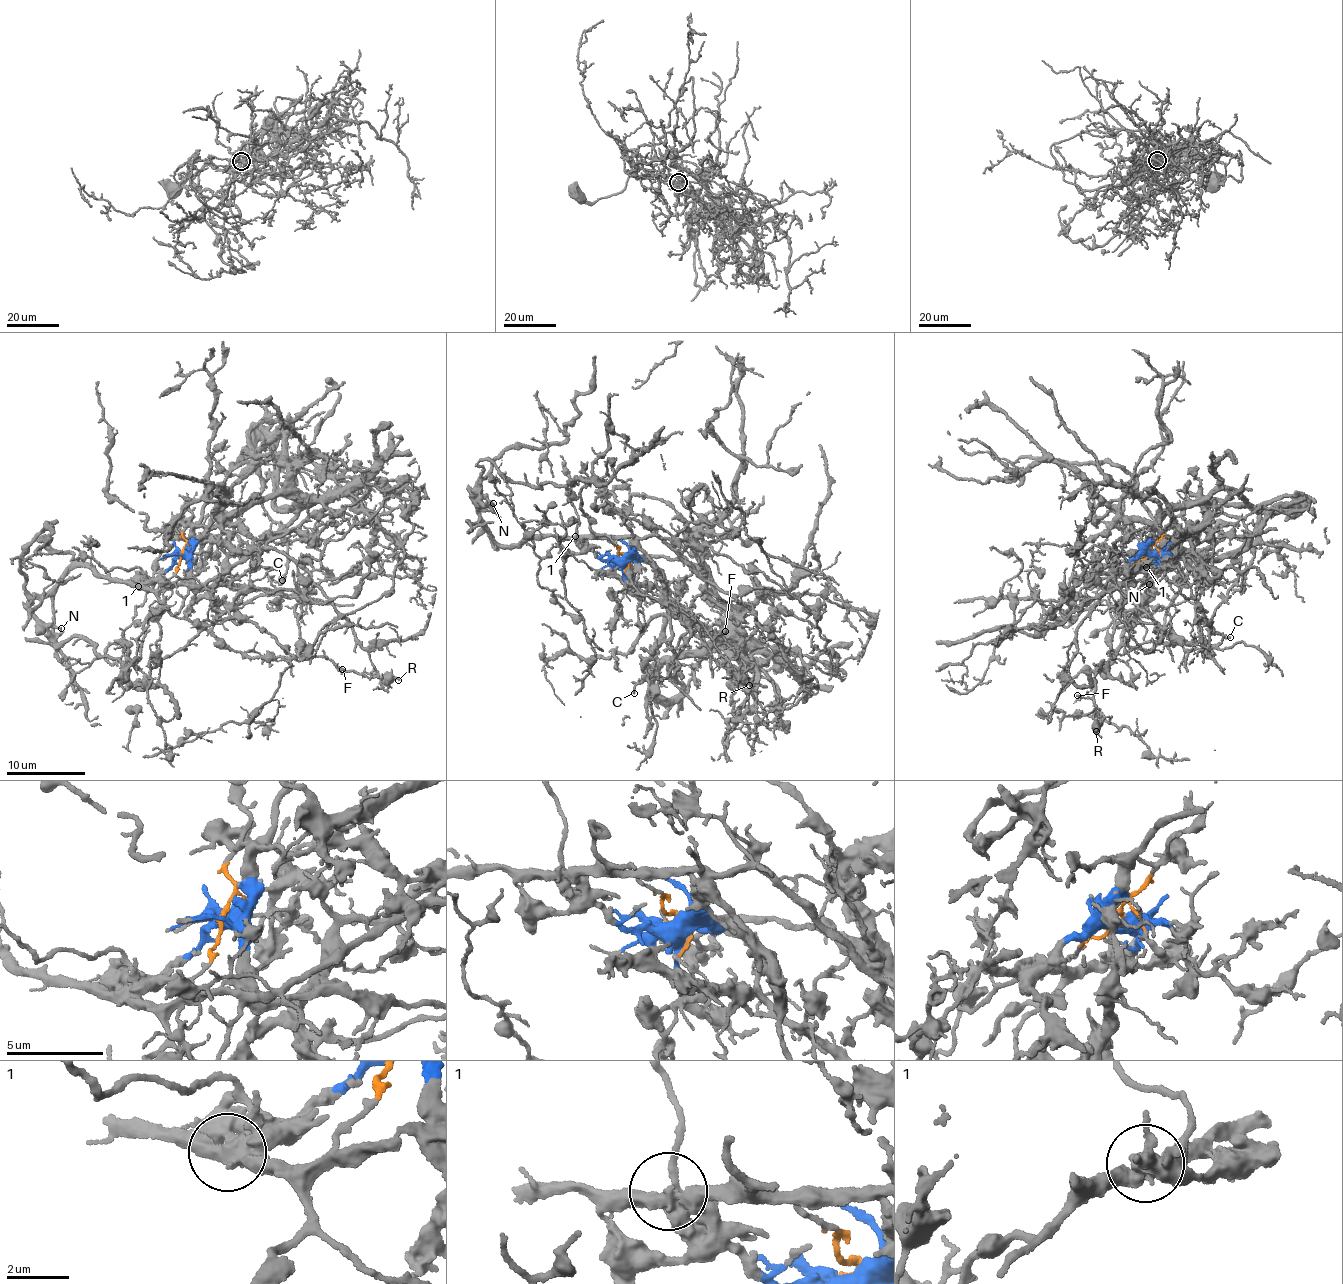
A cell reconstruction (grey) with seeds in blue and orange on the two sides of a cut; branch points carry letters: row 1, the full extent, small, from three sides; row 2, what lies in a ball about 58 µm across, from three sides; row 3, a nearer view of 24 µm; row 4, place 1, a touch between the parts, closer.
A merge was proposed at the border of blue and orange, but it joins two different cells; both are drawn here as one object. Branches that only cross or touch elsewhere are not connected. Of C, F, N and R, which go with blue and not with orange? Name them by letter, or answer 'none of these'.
C

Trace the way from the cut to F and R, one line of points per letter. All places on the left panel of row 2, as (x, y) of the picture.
F: (181, 555), (173, 577), (159, 595), (164, 609), (248, 656), (330, 660), (342, 668)
R: (181, 555), (173, 577), (159, 595), (162, 606), (173, 615), (248, 656), (325, 657), (344, 670), (399, 680)

